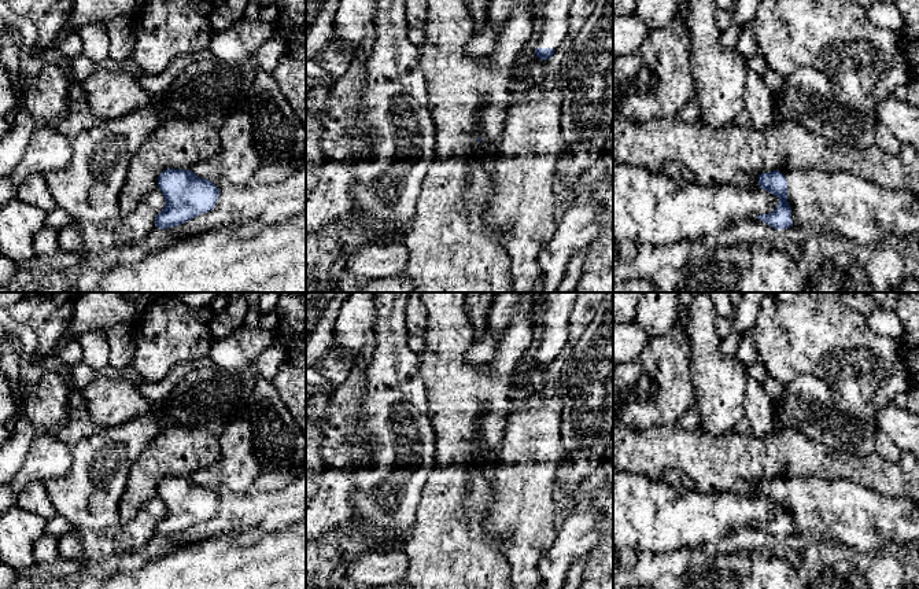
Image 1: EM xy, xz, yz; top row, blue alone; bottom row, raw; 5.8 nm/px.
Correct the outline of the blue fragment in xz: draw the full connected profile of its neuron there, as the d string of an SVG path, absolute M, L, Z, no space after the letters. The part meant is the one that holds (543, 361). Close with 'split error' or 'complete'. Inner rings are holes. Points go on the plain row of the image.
M532 292L532 325L542 325L542 338L535 350L539 367L550 367L568 339L569 314L579 292Z | split error

